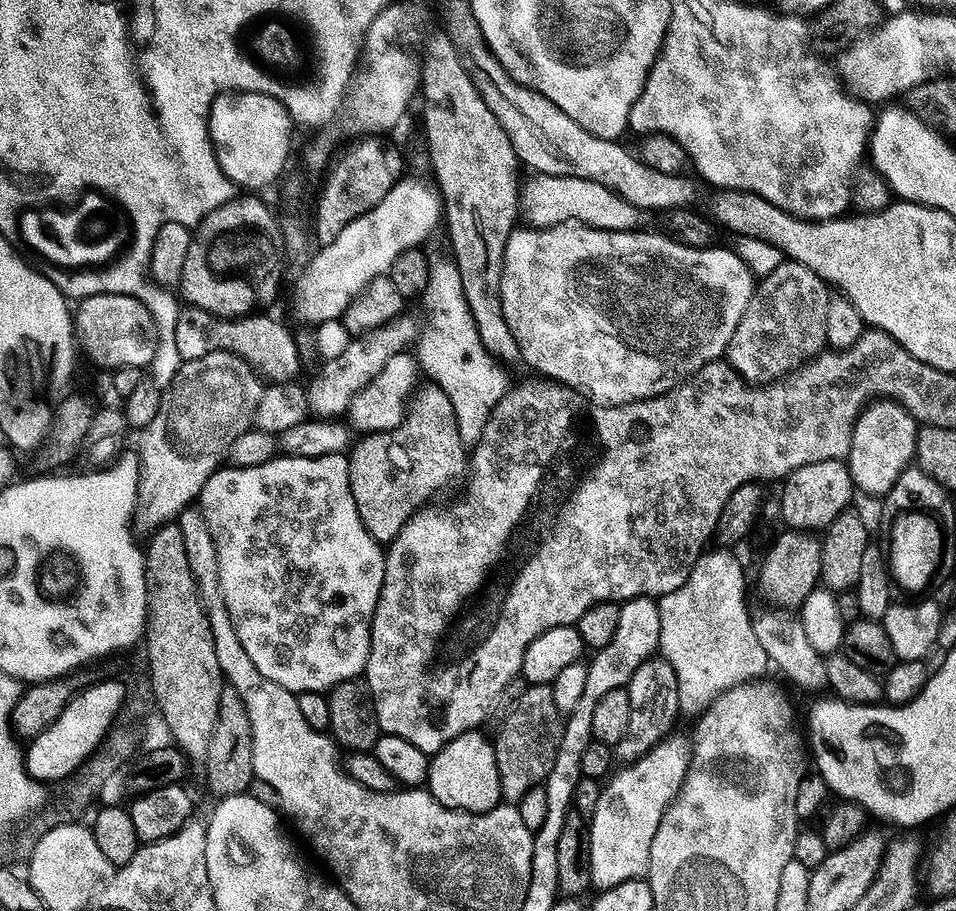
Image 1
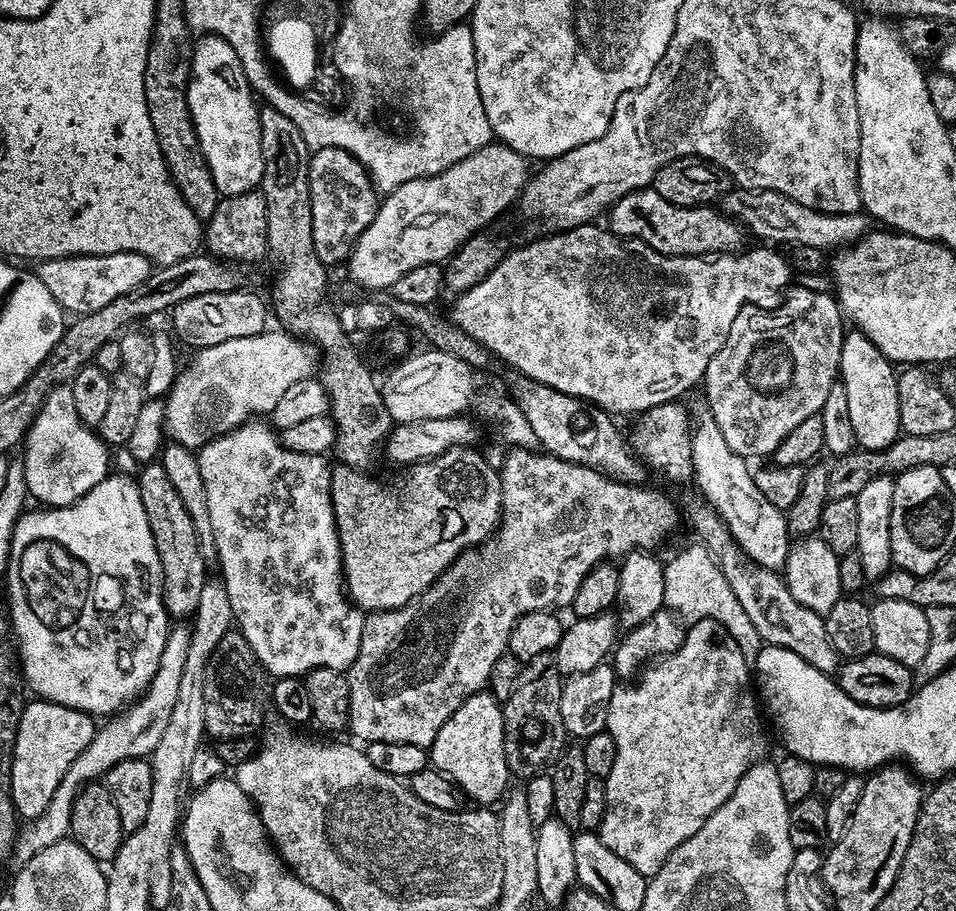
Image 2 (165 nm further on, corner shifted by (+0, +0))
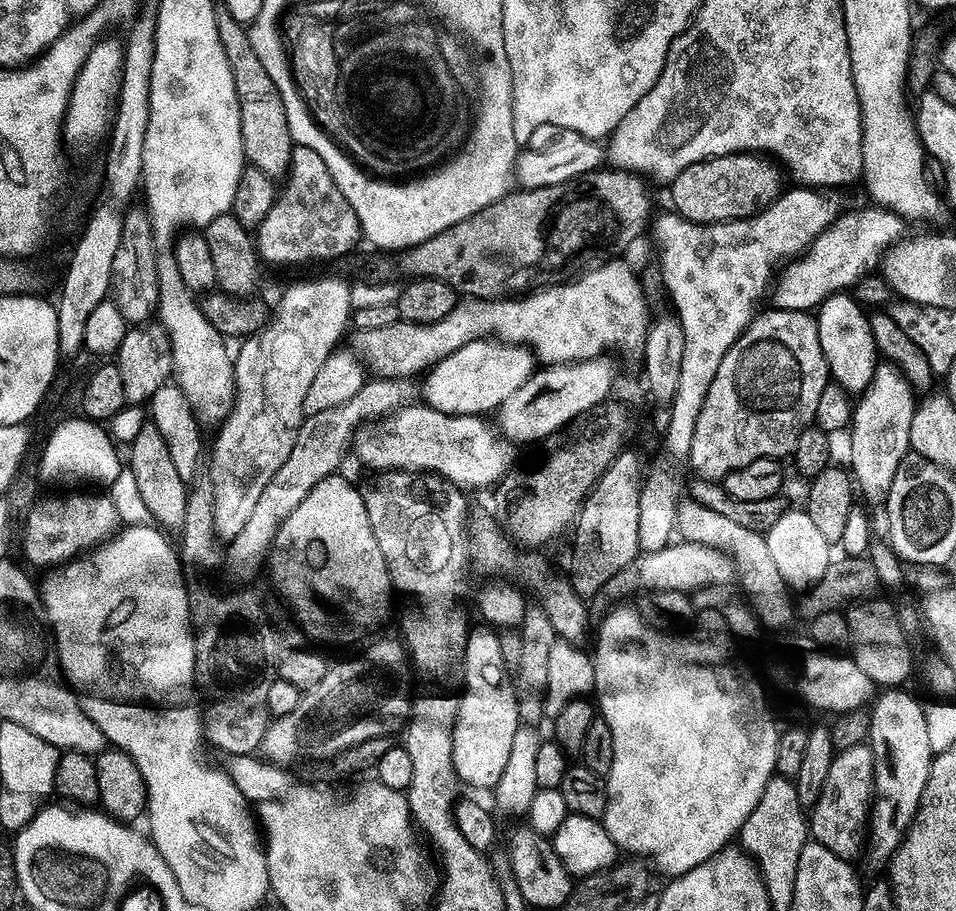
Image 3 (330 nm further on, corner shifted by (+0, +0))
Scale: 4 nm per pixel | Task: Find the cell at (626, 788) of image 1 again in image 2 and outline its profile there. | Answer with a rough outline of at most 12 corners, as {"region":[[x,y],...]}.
{"region":[[718,621],[608,699],[598,835],[646,878],[734,794],[760,720]]}

